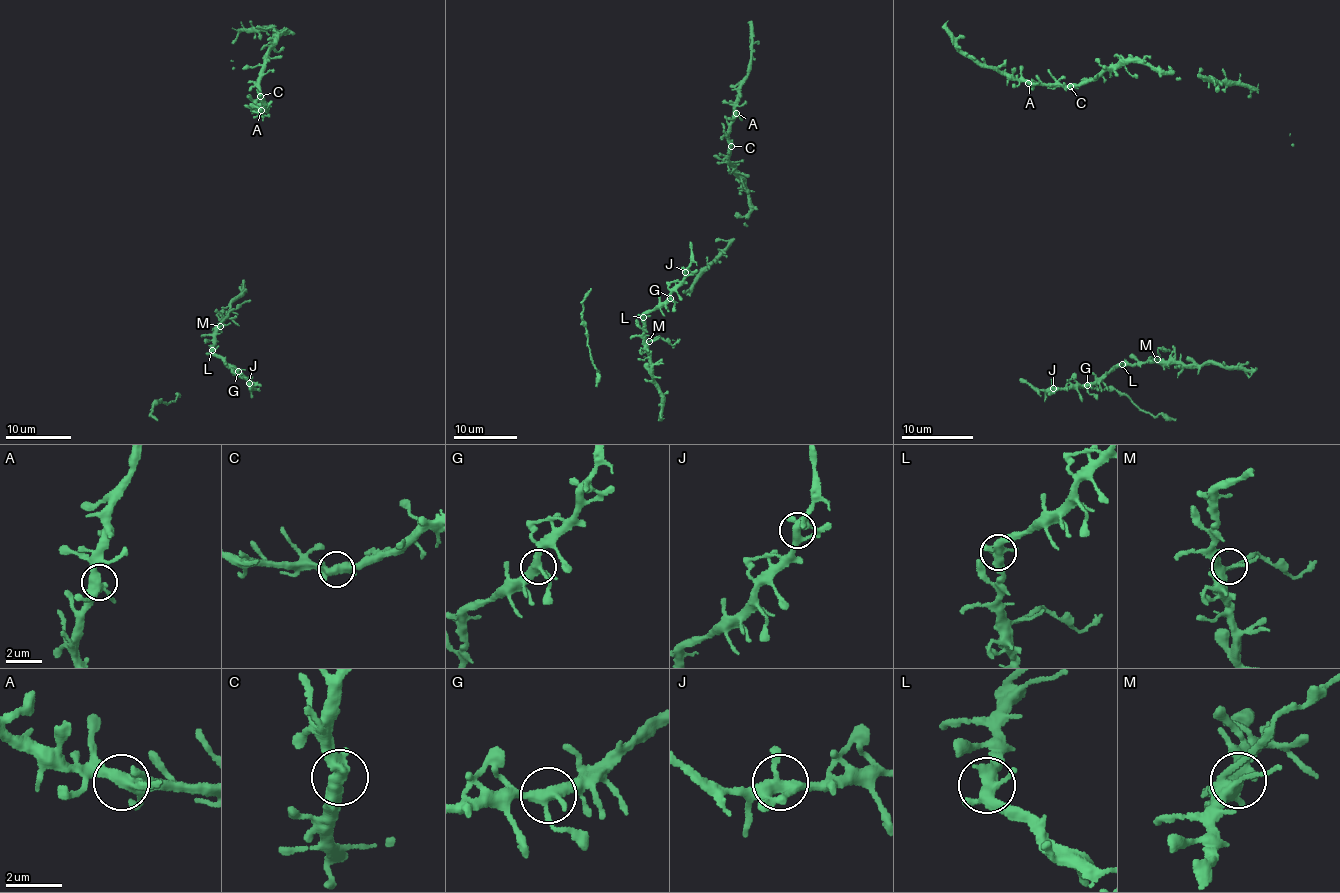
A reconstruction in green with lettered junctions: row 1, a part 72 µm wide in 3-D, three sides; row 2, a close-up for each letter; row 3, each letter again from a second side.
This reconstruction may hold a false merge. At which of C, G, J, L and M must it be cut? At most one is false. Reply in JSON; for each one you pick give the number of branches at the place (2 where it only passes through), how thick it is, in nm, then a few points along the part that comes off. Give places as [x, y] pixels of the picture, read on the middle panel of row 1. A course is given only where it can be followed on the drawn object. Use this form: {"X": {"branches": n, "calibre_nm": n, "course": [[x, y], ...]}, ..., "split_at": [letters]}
{"split_at": []}

